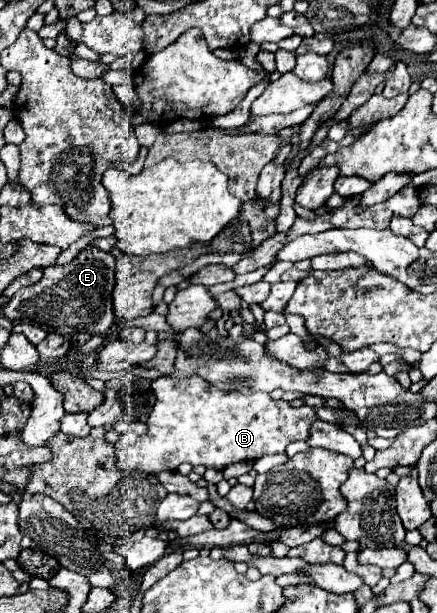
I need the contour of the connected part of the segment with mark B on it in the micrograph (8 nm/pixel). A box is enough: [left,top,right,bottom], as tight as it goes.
[116,375,318,471]

